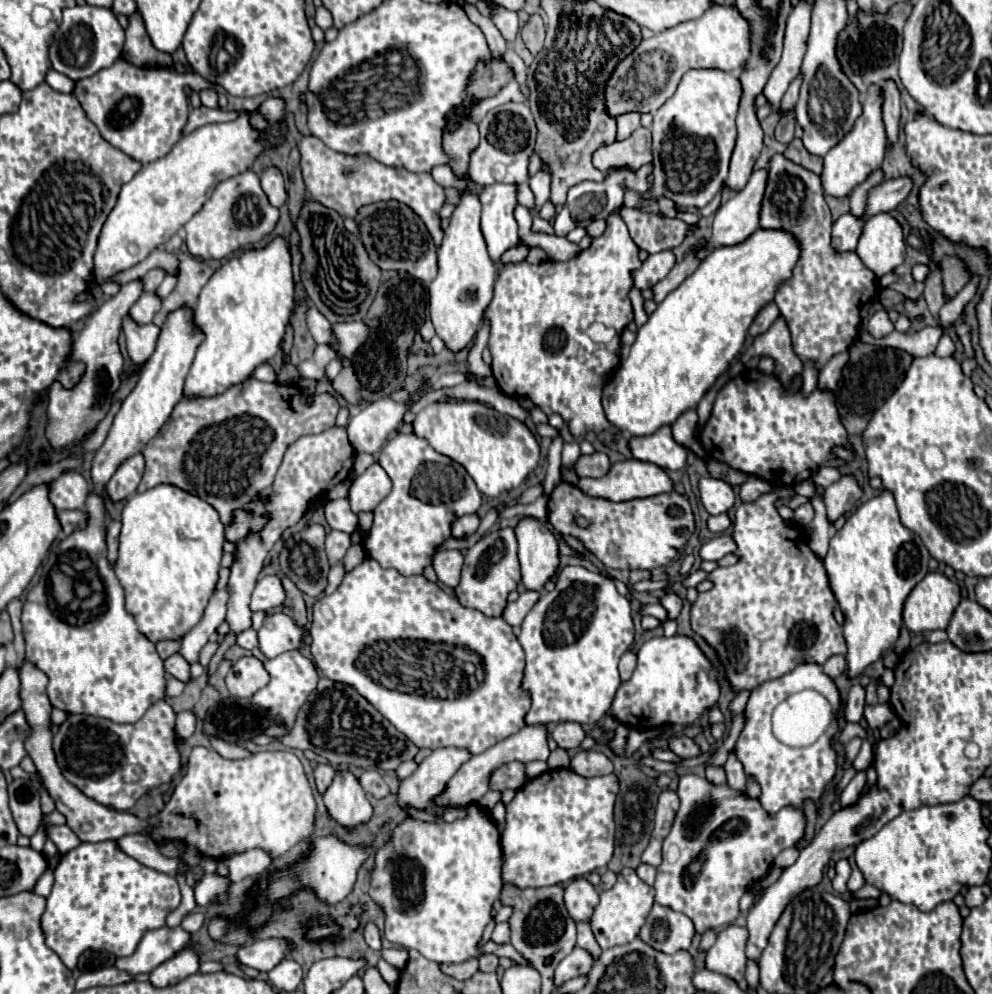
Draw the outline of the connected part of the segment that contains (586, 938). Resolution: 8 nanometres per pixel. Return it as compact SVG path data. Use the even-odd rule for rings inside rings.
M578 922L578 946L586 948L594 958L598 958L600 952L602 952L598 942L594 940L594 934L592 934L588 922Z

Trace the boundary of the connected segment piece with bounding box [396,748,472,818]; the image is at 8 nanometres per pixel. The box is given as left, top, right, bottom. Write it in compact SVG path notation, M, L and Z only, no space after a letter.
M438 748L432 752L432 756L428 756L422 764L418 764L416 772L408 778L402 780L400 784L400 790L396 794L398 798L398 806L402 810L406 810L408 806L414 808L414 810L420 810L420 812L428 812L436 818L440 818L446 810L446 806L438 806L436 804L436 798L444 792L444 786L448 784L448 780L458 772L458 768L470 758L472 754L468 750L460 750L460 748Z

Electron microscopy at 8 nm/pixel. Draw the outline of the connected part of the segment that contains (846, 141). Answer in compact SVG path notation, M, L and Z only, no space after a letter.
M874 84L860 96L860 102L864 106L862 116L856 120L854 128L824 156L824 170L820 174L824 194L834 198L848 196L858 184L862 184L874 170L880 168L886 152L886 130L882 122L882 98L880 88Z

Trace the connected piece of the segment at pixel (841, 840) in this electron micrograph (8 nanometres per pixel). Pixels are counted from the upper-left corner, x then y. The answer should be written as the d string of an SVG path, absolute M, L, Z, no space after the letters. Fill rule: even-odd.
M872 786L866 796L858 798L856 806L842 808L840 812L832 814L830 820L820 828L820 832L816 832L812 842L800 850L798 860L792 866L784 868L780 878L774 884L770 884L764 890L764 894L752 904L750 912L748 912L748 922L746 922L746 928L748 928L748 934L750 934L748 944L746 944L746 956L752 958L752 960L760 958L764 946L768 944L768 936L770 936L774 924L778 922L780 914L784 912L784 906L788 906L788 902L796 894L800 894L804 890L810 890L810 888L814 888L822 882L824 868L826 868L826 864L828 864L828 860L832 858L834 852L844 850L848 846L856 846L856 844L872 838L886 822L894 820L900 812L902 812L902 808L892 800L892 796L886 790L880 790L878 786Z

